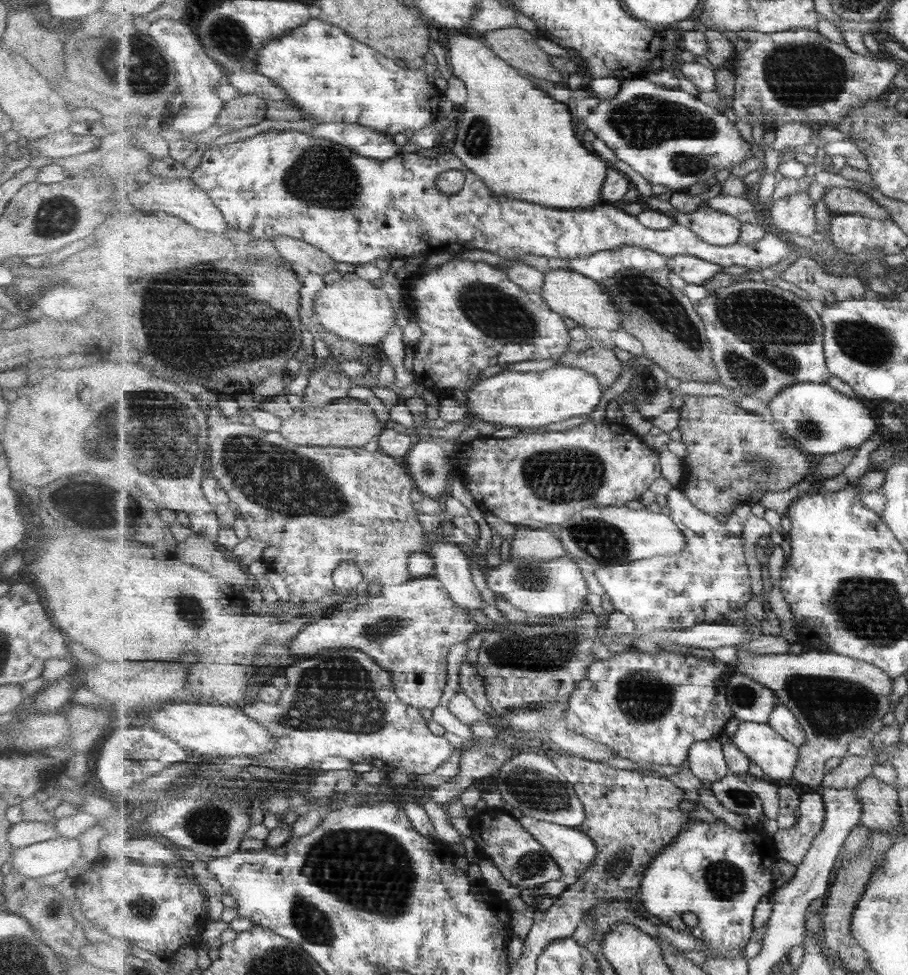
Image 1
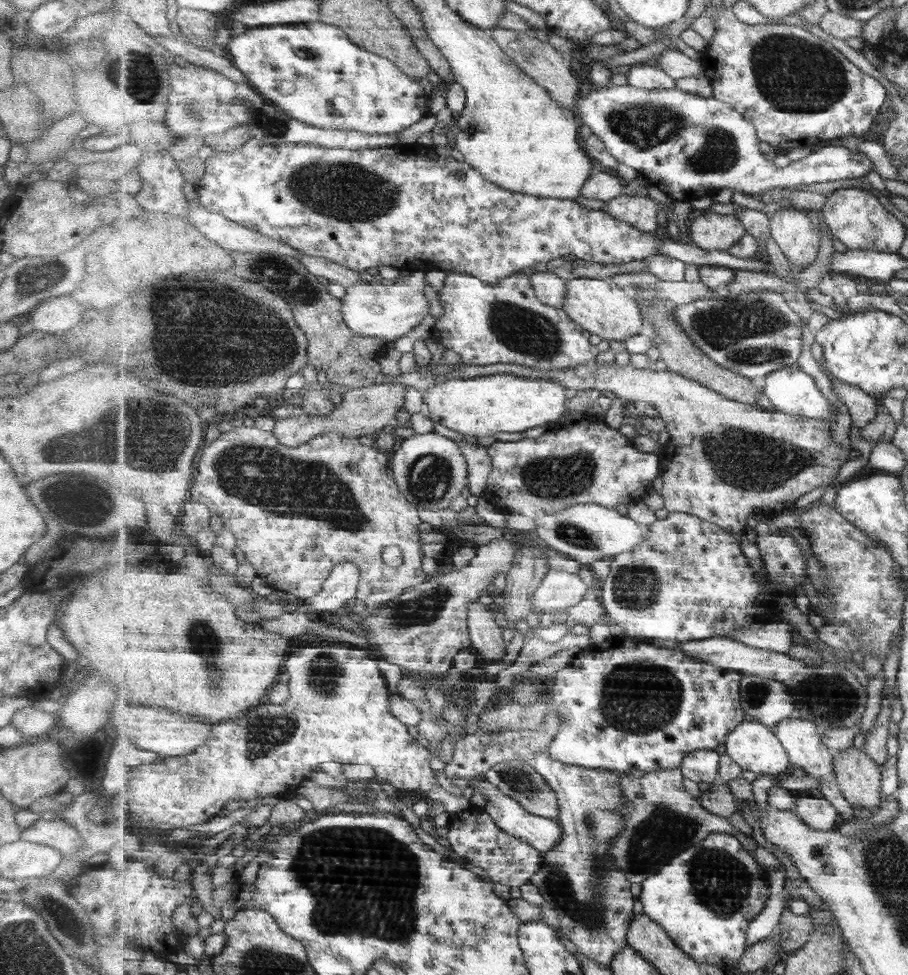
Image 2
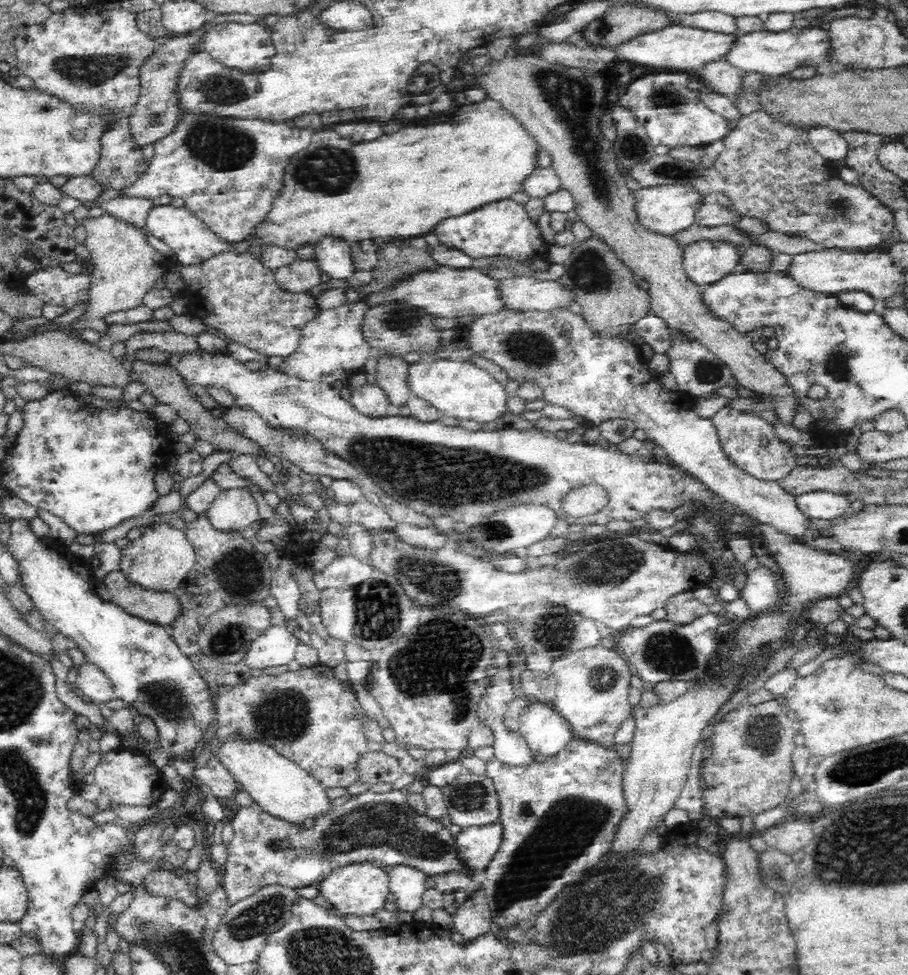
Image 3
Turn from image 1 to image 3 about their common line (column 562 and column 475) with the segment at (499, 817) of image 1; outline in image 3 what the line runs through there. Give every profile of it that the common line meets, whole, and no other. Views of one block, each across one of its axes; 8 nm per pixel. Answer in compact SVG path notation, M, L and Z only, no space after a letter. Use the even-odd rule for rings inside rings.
M388 788L368 790L352 795L344 804L334 804L328 812L320 814L318 818L306 818L304 822L289 822L272 816L258 802L252 802L248 806L240 805L232 820L234 838L227 845L228 857L222 867L222 889L226 892L229 903L238 904L271 885L296 889L303 886L312 887L314 883L322 883L336 868L362 862L390 868L406 865L433 879L451 873L480 879L481 875L473 872L467 862L460 859L456 838L450 834L448 826L413 811L406 804L405 794L404 790Z

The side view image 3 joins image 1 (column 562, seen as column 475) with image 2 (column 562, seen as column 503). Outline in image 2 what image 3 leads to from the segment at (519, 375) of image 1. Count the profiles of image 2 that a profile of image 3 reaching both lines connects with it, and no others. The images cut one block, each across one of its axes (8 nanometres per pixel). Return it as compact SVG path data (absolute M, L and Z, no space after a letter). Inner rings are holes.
M515 374L450 379L423 393L433 422L457 433L471 436L494 436L497 432L525 432L529 428L557 424L568 412L568 389L556 381L530 379Z

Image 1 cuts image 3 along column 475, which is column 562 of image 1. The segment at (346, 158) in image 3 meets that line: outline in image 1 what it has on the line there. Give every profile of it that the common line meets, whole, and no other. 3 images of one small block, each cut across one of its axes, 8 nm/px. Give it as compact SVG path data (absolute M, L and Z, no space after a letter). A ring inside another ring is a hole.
M449 29L447 46L452 74L465 82L469 102L463 106L462 120L457 124L452 154L461 160L496 194L527 200L551 208L590 208L604 204L603 184L611 165L583 146L575 134L573 116L568 104L539 90L535 80L499 57L482 36L469 31Z

